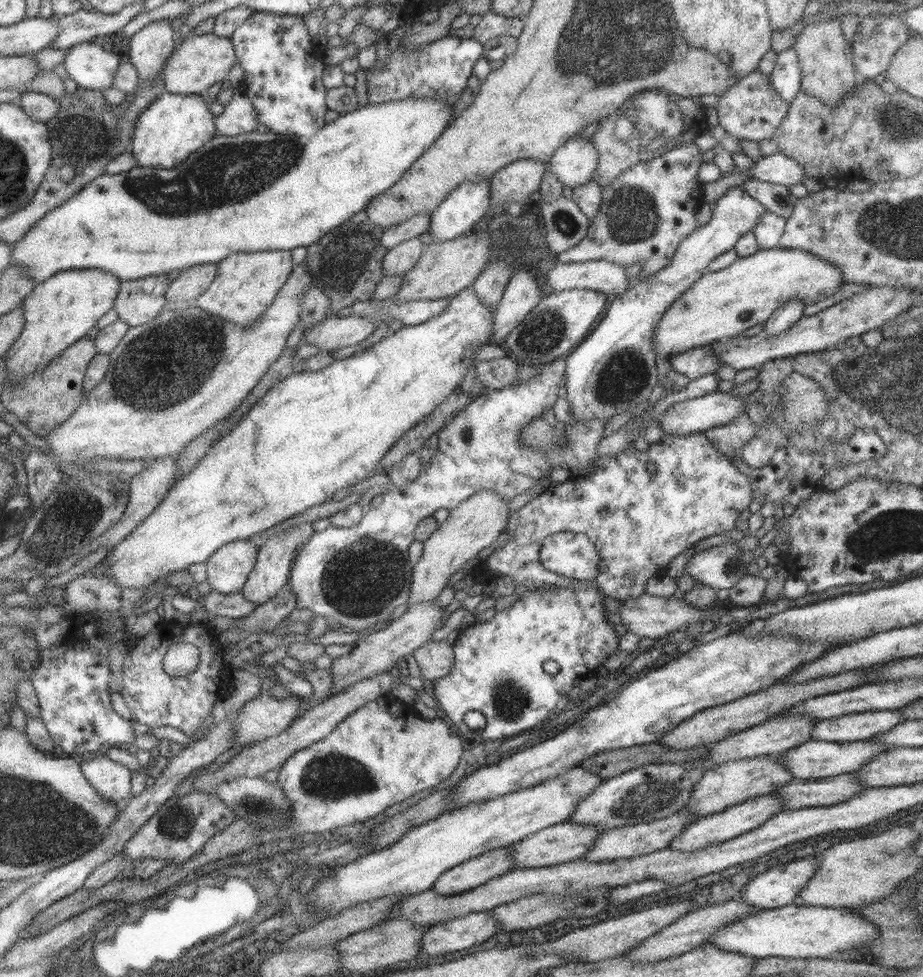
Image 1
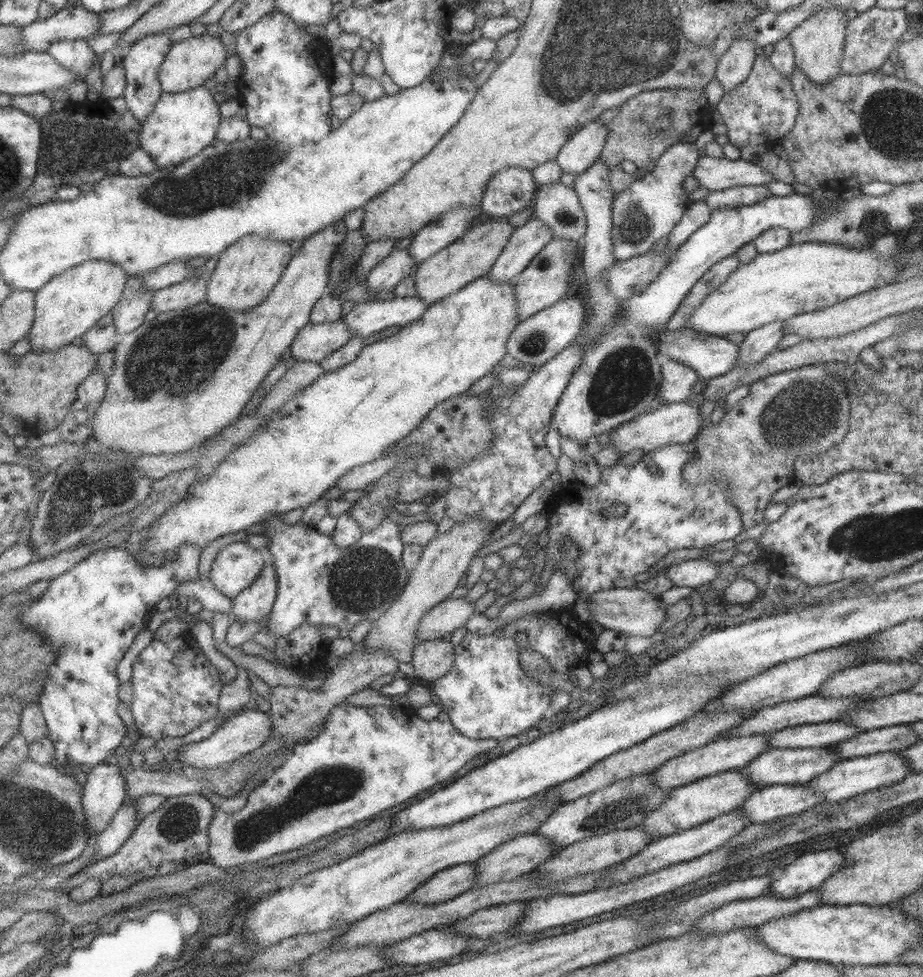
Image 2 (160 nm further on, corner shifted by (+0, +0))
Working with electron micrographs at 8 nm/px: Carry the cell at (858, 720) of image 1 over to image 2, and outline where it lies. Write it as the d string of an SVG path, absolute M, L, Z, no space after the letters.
M831 720L785 727L775 732L764 733L764 738L769 748L821 748L847 740L859 732L860 730L852 724Z

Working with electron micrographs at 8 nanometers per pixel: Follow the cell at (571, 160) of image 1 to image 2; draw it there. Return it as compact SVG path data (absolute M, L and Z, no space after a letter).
M597 118L586 122L561 147L555 162L562 170L577 176L592 165L594 160L599 159L608 135L607 131L606 124Z

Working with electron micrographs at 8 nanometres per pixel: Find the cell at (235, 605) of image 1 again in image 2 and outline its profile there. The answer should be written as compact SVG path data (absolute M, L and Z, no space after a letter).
M201 575L198 579L181 583L176 594L195 598L203 604L203 608L211 612L225 613L232 618L233 599L214 585L210 575Z

